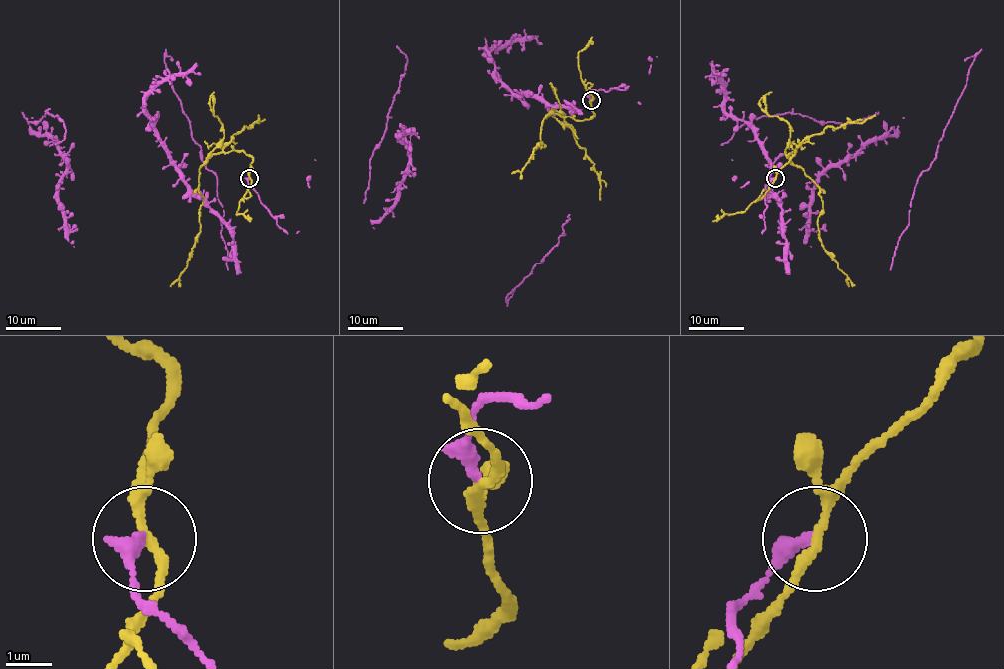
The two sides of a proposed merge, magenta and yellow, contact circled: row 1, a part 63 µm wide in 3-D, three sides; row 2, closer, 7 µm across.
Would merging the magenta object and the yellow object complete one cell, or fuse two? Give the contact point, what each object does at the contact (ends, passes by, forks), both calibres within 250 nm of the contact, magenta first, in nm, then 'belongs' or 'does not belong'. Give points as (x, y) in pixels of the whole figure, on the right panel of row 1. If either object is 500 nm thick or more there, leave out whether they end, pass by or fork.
at (775, 178); magenta ends there; yellow forks there; 320 nm thick on the magenta side, 170 nm on the other; does not belong

